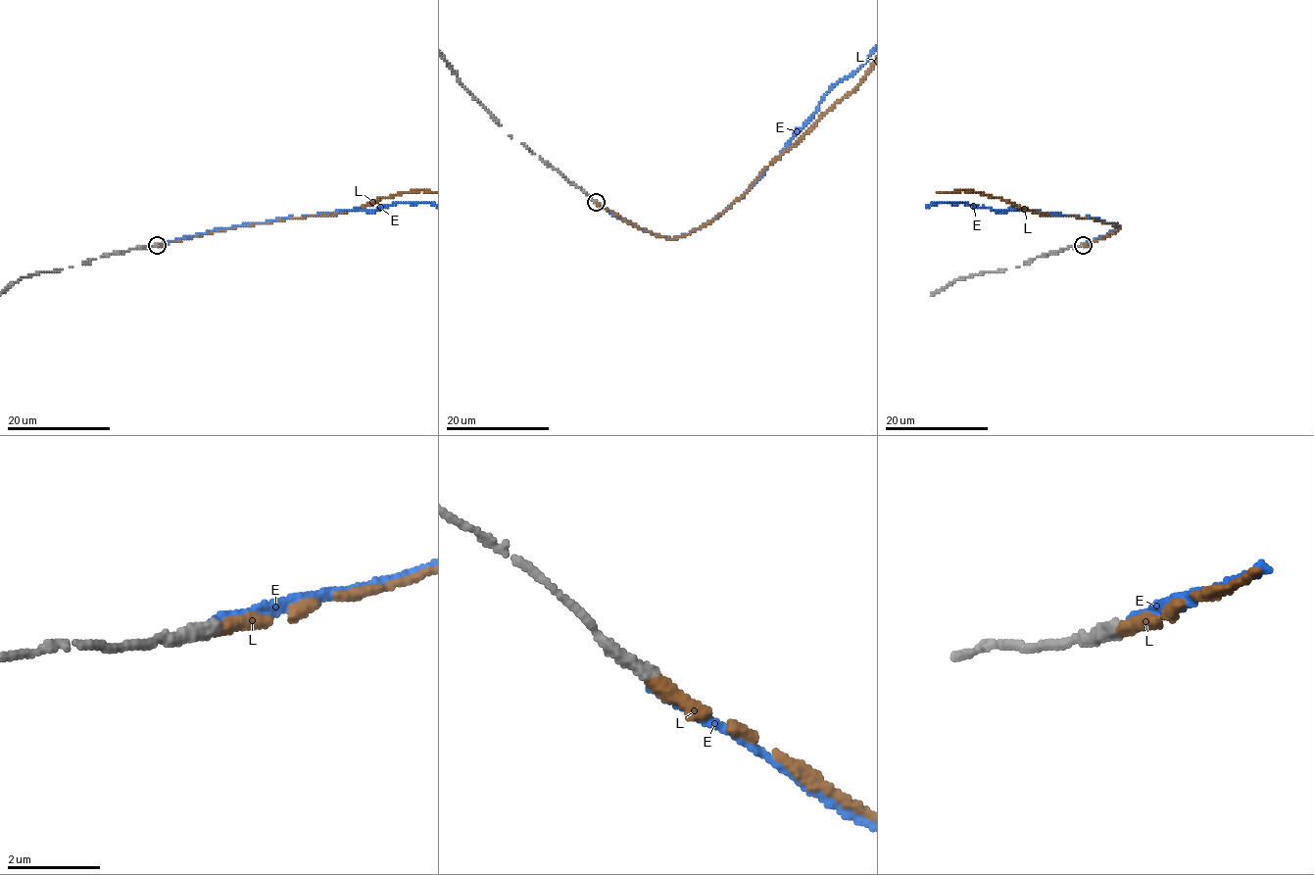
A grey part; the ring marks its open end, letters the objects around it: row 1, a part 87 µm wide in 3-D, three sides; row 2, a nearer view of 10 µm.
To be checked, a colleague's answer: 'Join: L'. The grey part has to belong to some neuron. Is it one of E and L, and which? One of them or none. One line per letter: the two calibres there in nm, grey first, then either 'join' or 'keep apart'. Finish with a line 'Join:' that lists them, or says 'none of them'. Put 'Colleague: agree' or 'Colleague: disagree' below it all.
E: 360 nm thick on the grey side, 160 nm on the other; keep apart
L: 360 nm thick on the grey side, 320 nm on the other; join
Join: L
Colleague: agree

